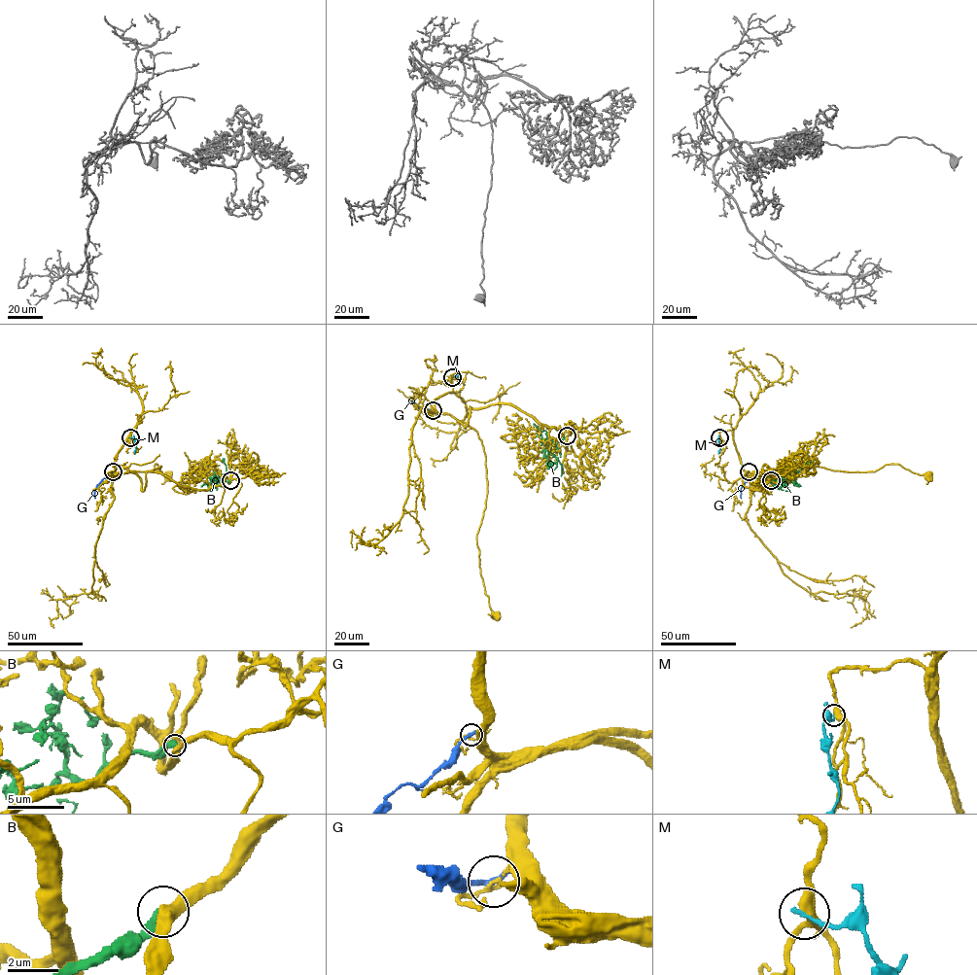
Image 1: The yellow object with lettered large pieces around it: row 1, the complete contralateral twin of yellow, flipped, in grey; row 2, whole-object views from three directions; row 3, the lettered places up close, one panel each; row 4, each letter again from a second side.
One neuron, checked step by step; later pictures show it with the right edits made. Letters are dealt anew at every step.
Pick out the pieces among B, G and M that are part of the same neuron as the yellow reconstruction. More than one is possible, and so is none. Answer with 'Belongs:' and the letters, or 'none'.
Belongs: none

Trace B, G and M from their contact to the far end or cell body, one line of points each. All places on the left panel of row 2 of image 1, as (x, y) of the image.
B: (230, 480), (216, 483), (215, 477), (226, 471), (225, 459)
G: (113, 471), (96, 488), (95, 498)
M: (130, 436), (135, 442), (135, 454)

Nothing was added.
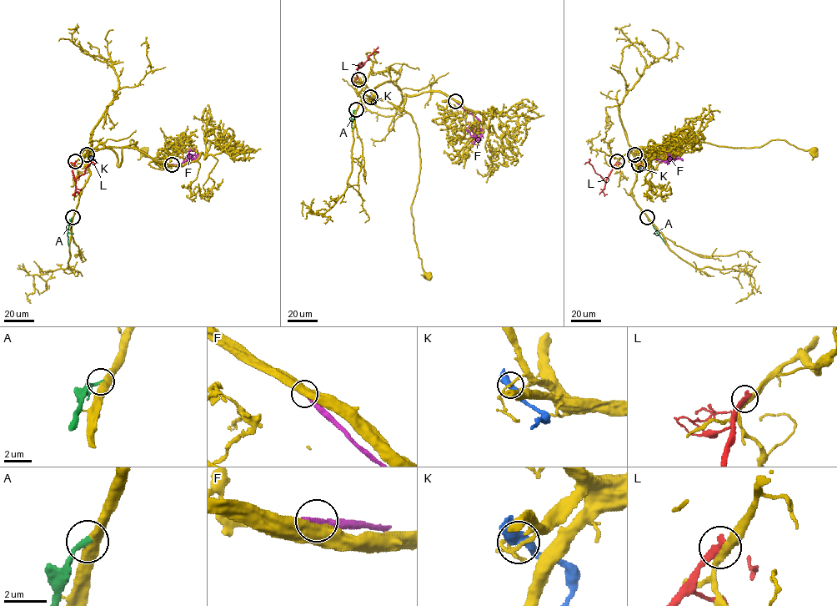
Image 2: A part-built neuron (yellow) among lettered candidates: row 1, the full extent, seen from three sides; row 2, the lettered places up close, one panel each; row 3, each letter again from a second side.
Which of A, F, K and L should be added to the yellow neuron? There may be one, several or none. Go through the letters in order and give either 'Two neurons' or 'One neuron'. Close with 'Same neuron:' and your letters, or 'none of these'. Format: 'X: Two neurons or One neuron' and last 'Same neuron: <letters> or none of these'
A: Two neurons
F: Two neurons
K: Two neurons
L: Two neurons
Same neuron: none of these

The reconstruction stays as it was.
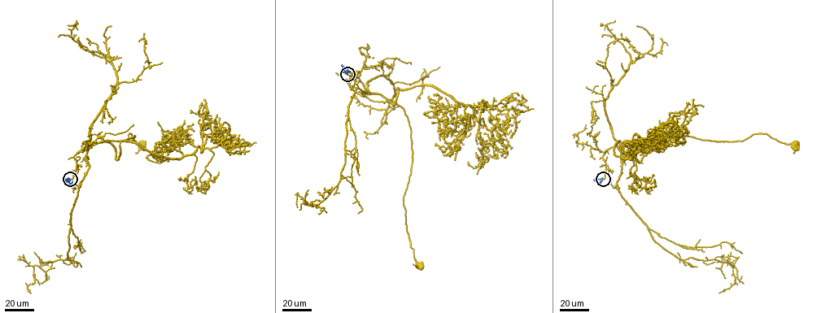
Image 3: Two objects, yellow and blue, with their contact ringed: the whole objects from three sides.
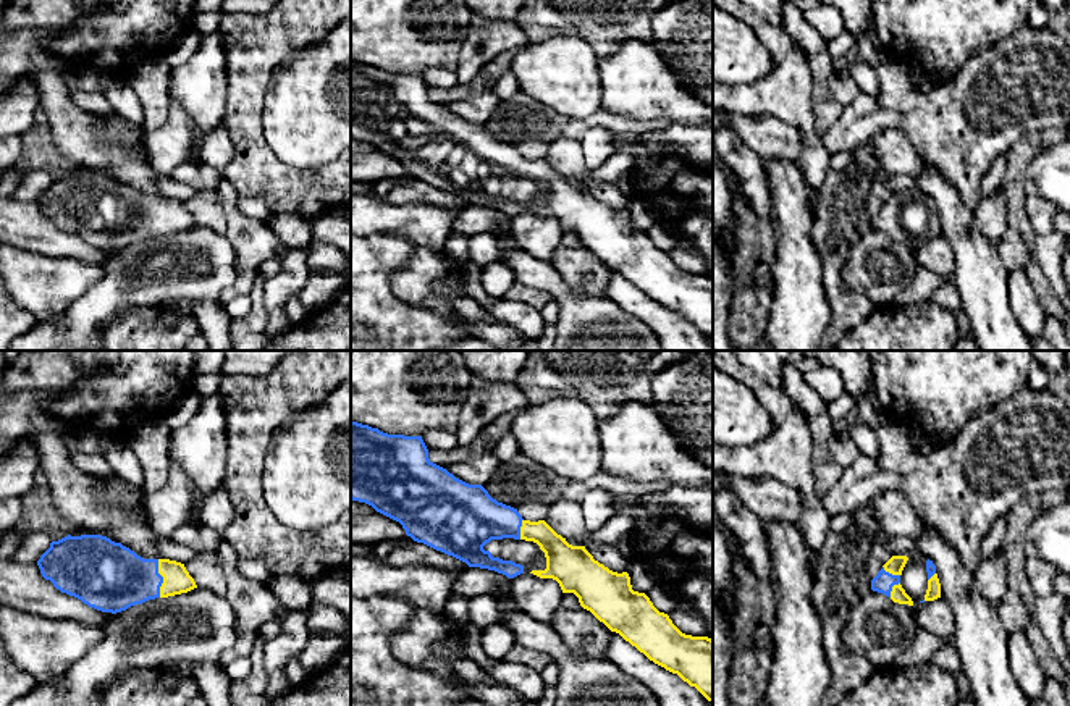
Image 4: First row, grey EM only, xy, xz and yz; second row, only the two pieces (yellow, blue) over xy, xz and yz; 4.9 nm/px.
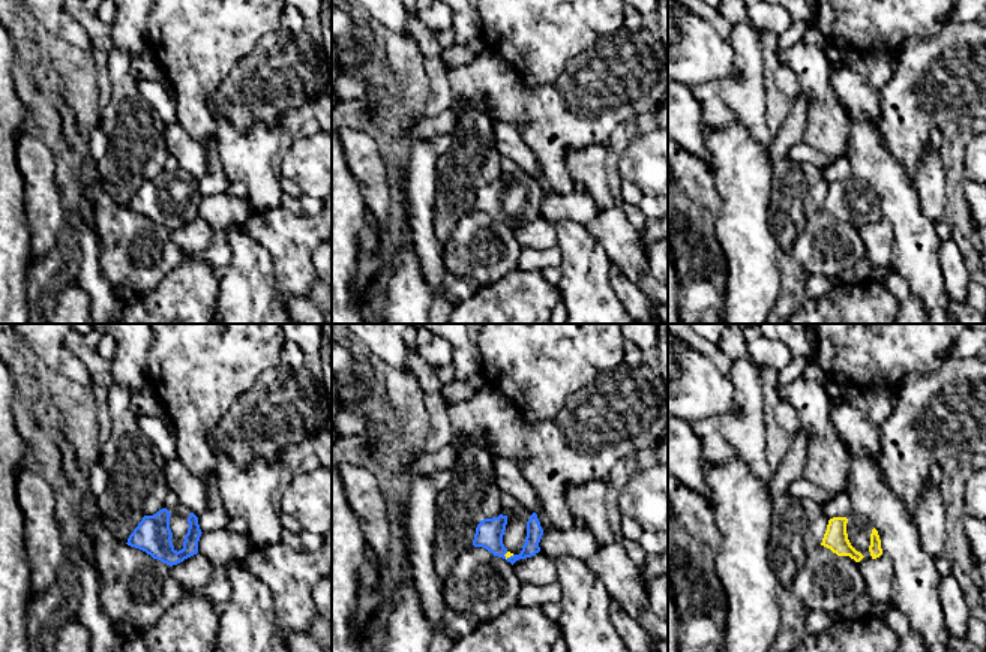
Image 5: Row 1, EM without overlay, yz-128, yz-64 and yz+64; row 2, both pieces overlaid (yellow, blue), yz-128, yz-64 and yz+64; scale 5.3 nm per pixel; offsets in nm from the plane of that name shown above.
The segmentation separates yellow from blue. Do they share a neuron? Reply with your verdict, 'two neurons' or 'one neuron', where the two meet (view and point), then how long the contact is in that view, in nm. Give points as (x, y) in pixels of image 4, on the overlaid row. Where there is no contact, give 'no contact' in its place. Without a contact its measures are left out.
one neuron; contact xy (164, 579); length 190 nm

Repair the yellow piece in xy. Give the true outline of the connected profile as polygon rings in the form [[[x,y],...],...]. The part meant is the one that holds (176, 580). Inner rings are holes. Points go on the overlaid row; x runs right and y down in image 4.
[[[68,535],[52,541],[37,565],[61,593],[112,614],[197,588],[184,564],[144,559],[102,535]]]

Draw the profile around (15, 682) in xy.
[[[0,638],[0,706],[11,706],[27,695],[37,682],[23,670]]]

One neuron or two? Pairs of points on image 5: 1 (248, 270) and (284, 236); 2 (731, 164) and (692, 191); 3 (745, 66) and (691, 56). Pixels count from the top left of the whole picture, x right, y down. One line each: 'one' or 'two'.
1: two
2: two
3: two

